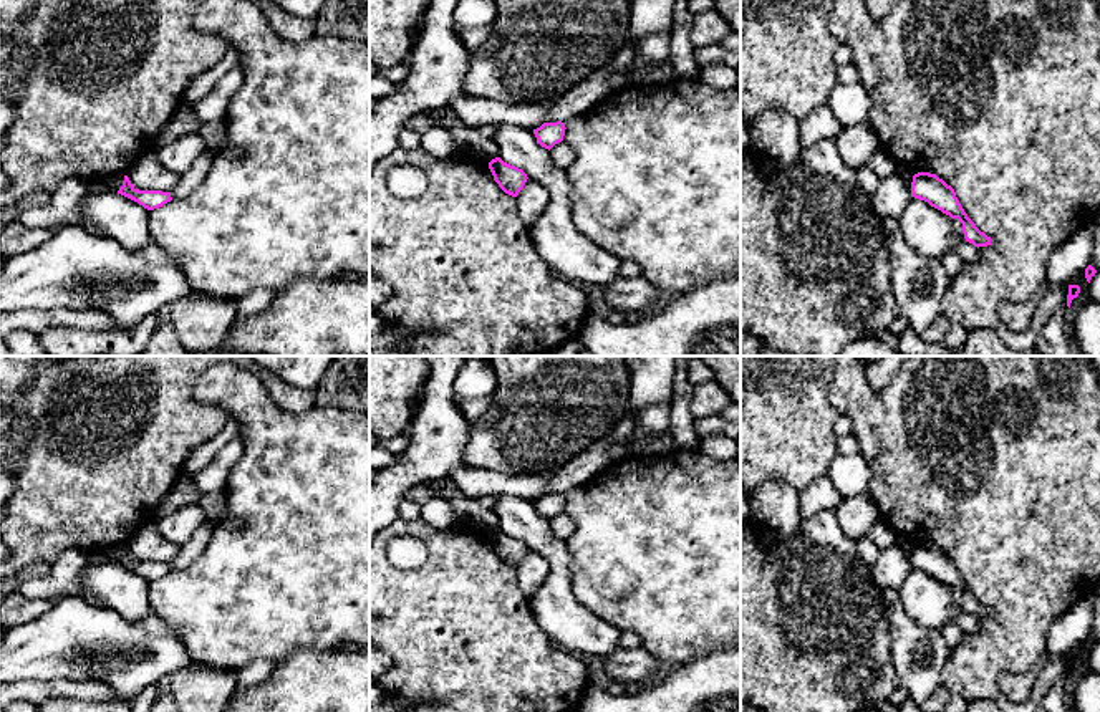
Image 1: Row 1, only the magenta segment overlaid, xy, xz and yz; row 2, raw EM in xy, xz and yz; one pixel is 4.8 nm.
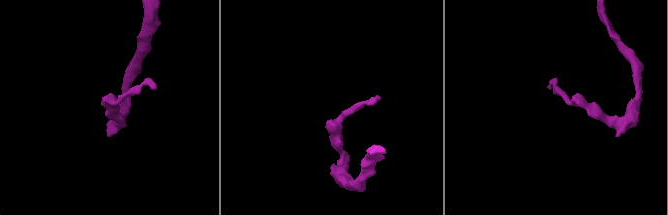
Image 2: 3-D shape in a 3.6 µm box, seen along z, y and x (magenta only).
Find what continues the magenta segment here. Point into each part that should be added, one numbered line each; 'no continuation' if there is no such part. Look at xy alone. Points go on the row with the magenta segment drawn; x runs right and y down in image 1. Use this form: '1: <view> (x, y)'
no continuation

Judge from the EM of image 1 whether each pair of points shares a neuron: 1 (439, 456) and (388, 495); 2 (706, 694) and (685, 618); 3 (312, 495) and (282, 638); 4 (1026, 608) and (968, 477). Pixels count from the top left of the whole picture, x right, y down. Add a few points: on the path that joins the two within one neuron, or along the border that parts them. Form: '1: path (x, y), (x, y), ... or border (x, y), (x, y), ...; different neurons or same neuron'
1: path (426, 459), (401, 482); same neuron
2: border (723, 646), (668, 666); different neurons
3: path (312, 530), (312, 550), (282, 580), (282, 603); same neuron
4: path (1026, 575), (1026, 535), (1001, 510); same neuron

